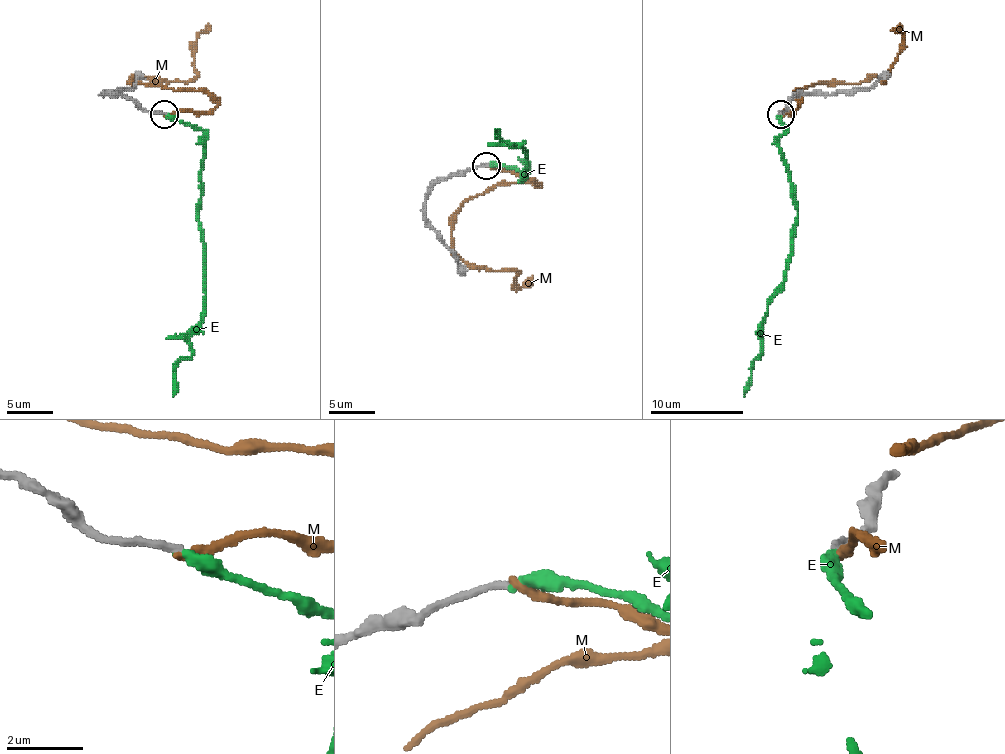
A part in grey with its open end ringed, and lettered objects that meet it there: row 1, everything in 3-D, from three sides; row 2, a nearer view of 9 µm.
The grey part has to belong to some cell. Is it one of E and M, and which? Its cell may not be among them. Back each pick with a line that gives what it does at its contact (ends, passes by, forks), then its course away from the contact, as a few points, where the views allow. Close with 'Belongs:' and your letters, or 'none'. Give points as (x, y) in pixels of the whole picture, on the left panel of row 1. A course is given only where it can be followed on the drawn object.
E: It ends there. Its course: (164, 113), (208, 132), (198, 211), (205, 303), (198, 329), (189, 338), (191, 354), (175, 368), (173, 396)
Belongs: E

